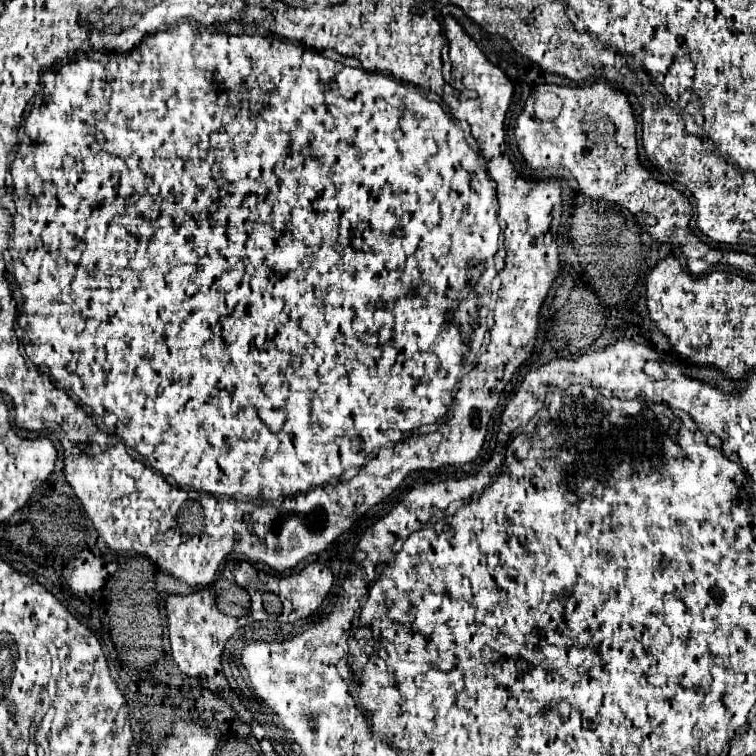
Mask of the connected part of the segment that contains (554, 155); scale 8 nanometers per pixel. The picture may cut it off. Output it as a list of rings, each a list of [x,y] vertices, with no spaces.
[[[593,83],[589,87],[575,87],[575,89],[559,87],[559,85],[541,85],[537,89],[537,93],[545,93],[545,91],[553,91],[563,101],[563,109],[557,119],[541,121],[533,113],[535,95],[527,101],[523,113],[517,119],[517,127],[515,127],[515,141],[519,145],[519,151],[527,159],[527,163],[535,169],[559,167],[559,165],[569,169],[573,173],[573,177],[577,179],[583,195],[593,197],[593,199],[605,199],[605,201],[627,207],[641,221],[639,225],[649,235],[653,235],[661,243],[671,243],[683,251],[691,273],[695,273],[695,275],[705,273],[709,269],[709,263],[699,263],[699,245],[695,245],[695,241],[693,241],[695,235],[689,227],[691,213],[693,213],[689,199],[681,191],[677,191],[673,185],[665,185],[665,183],[657,181],[639,161],[639,149],[637,149],[637,137],[635,137],[637,123],[635,123],[635,113],[633,113],[633,107],[631,107],[627,95],[623,91],[617,91],[609,83]]]

